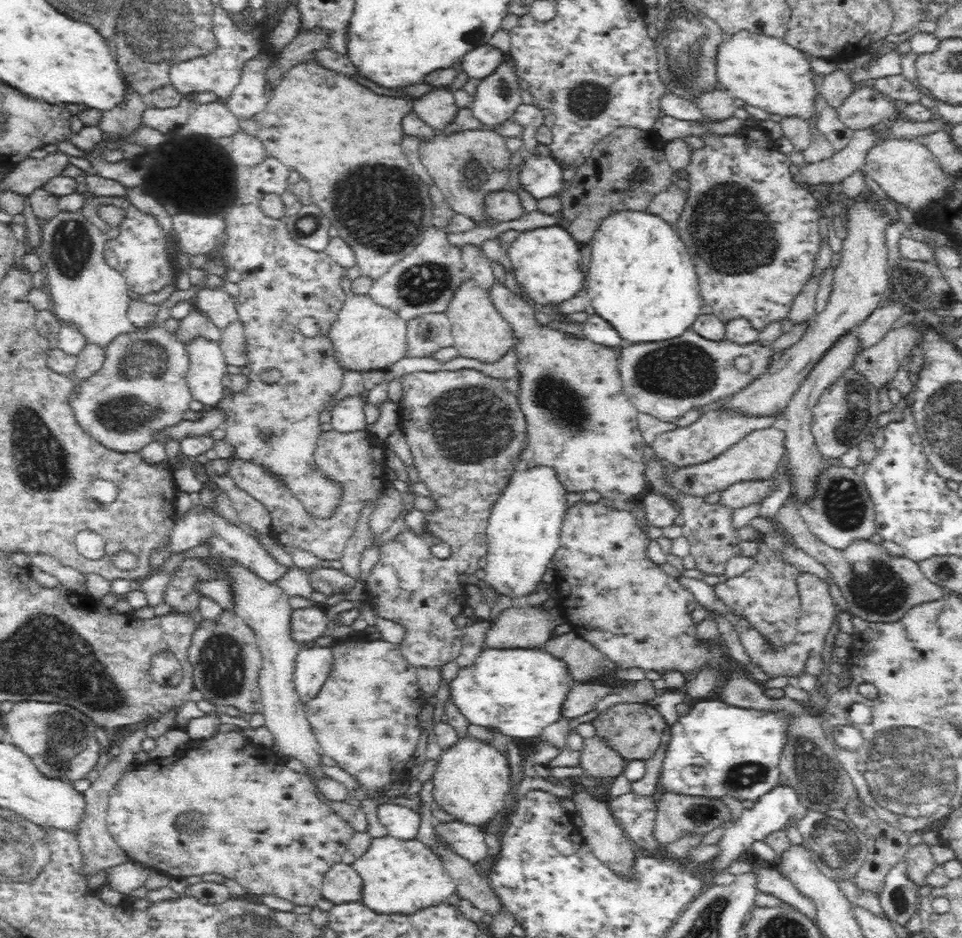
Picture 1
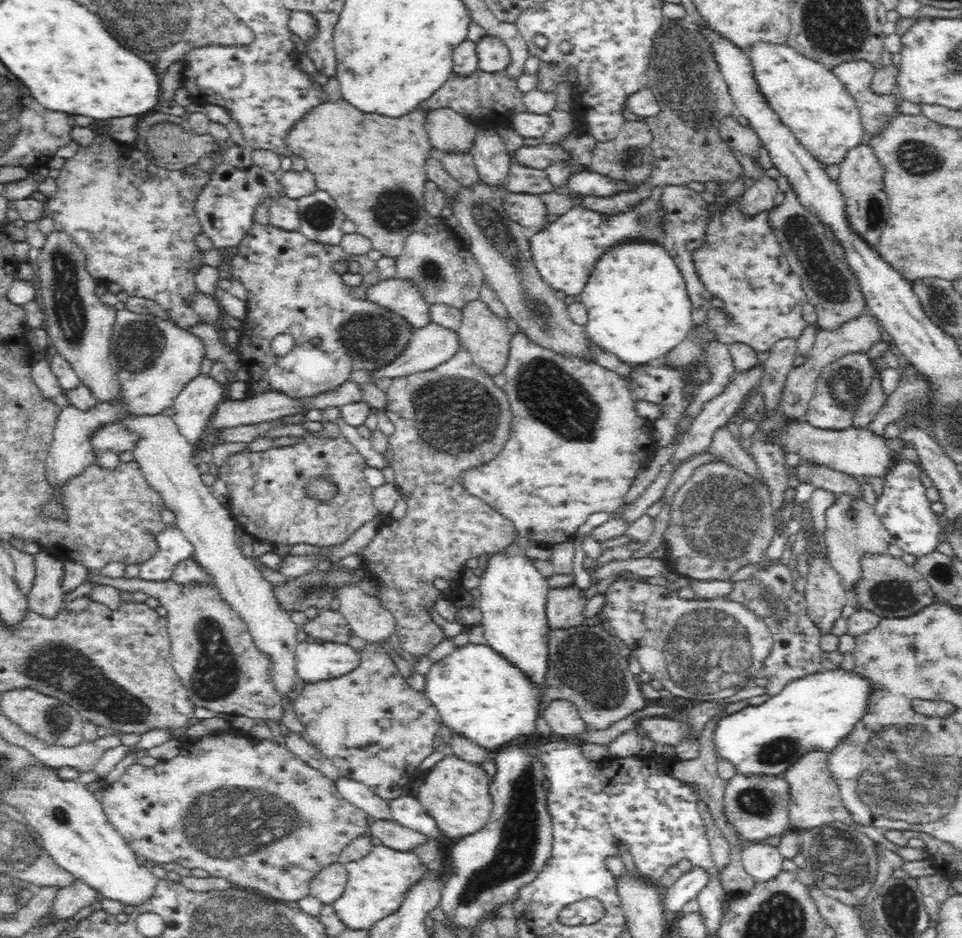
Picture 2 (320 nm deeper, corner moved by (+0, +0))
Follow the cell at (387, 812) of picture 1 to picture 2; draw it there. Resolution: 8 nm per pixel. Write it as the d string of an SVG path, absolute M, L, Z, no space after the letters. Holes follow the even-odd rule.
M342 776L335 782L342 797L363 810L368 817L372 816L376 820L393 820L388 801L377 796L365 784Z

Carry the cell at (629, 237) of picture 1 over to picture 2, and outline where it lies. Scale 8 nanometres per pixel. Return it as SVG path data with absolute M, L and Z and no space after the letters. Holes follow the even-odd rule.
M628 237L604 249L580 294L580 303L588 314L585 326L587 336L598 343L600 350L610 351L631 365L658 361L660 357L676 350L678 344L696 327L692 320L693 304L680 267L662 242L650 239Z

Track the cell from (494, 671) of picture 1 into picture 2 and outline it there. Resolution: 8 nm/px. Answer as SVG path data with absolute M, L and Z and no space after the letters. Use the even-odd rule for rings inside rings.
M468 644L433 662L425 675L424 691L434 703L444 726L487 749L499 749L518 736L536 736L543 689L534 675L488 644Z

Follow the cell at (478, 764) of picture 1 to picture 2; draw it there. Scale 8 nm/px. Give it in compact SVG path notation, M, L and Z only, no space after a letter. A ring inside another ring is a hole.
M452 753L428 770L424 783L418 788L417 799L422 808L437 820L440 831L457 840L482 830L488 824L493 809L492 778L484 770L482 762L466 761Z

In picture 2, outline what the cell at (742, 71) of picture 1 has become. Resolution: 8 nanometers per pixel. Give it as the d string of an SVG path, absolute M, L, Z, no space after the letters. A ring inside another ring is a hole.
M754 42L745 50L758 92L798 142L820 164L839 165L861 144L863 127L856 102L837 76L824 65L786 43Z

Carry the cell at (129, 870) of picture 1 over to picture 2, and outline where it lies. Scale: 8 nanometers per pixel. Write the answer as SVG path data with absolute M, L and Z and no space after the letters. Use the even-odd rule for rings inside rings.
M74 879L68 886L59 888L50 913L55 920L77 918L88 912L90 904L98 898L98 891L80 879Z

